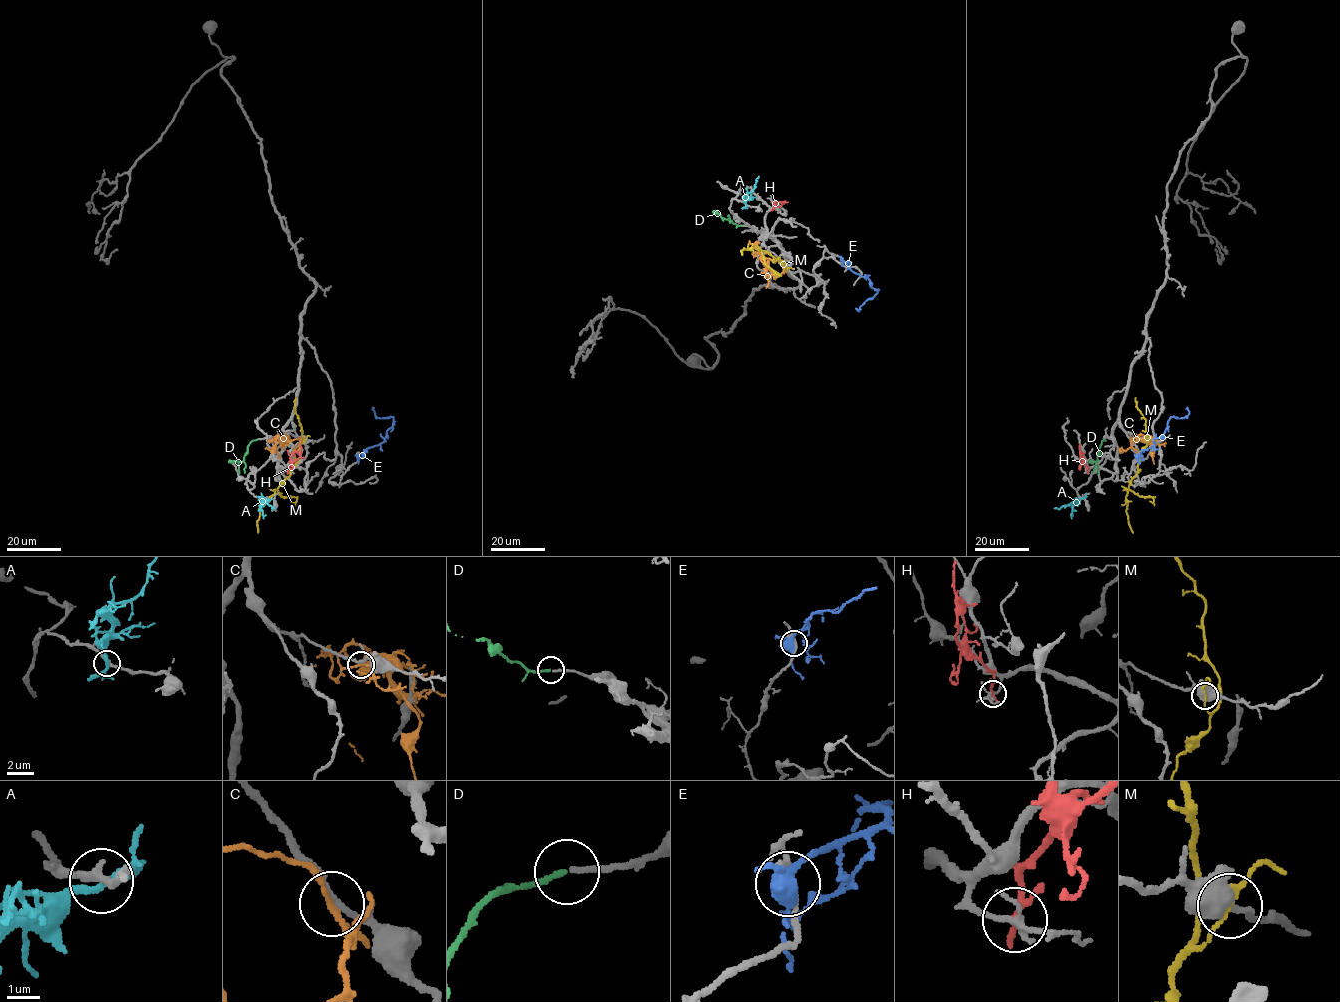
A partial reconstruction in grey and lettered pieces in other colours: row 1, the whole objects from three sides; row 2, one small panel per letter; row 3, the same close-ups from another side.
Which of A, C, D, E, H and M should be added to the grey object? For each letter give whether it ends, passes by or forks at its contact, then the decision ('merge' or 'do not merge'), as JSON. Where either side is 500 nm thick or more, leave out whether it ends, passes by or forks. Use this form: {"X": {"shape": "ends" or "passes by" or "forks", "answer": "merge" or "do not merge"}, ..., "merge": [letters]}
{"A": {"shape": "forks", "answer": "do not merge"}, "C": {"shape": "forks", "answer": "do not merge"}, "D": {"shape": "ends", "answer": "merge"}, "E": {"shape": "forks", "answer": "do not merge"}, "H": {"shape": "passes by", "answer": "do not merge"}, "M": {"answer": "do not merge"}, "merge": ["D"]}

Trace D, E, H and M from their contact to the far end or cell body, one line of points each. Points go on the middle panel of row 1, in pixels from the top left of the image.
D: (741, 225), (712, 211)
E: (842, 260), (850, 264), (853, 272), (868, 275), (871, 287), (877, 290), (858, 311), (855, 308)
H: (771, 209), (778, 202), (784, 202)
M: (789, 268), (784, 268), (783, 261), (758, 249), (743, 248), (741, 254)

